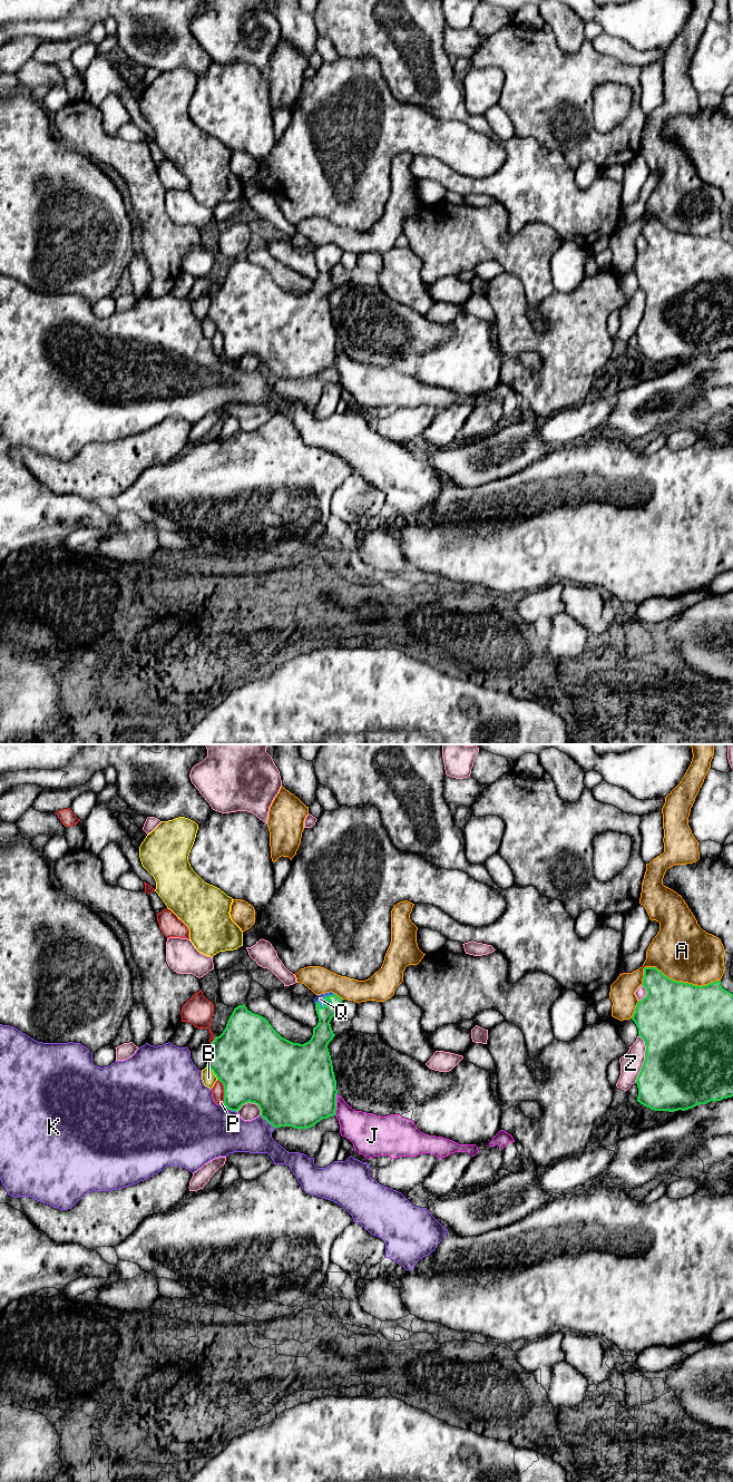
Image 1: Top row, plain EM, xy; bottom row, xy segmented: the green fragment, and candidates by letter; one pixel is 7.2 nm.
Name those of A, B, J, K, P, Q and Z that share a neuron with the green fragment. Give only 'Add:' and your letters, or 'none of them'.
Add: Q

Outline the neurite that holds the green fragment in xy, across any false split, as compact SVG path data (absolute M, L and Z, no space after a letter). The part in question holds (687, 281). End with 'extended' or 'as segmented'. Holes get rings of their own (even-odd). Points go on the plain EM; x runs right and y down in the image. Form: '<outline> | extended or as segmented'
M645 218L644 230L642 235L647 246L638 252L632 271L638 280L638 287L641 287L646 296L645 312L637 328L636 335L638 339L637 353L654 362L685 362L698 355L706 355L707 353L721 352L723 350L733 348L733 245L724 241L721 232L710 234L707 236L697 237L688 234L676 233L665 227L656 218Z | as segmented

